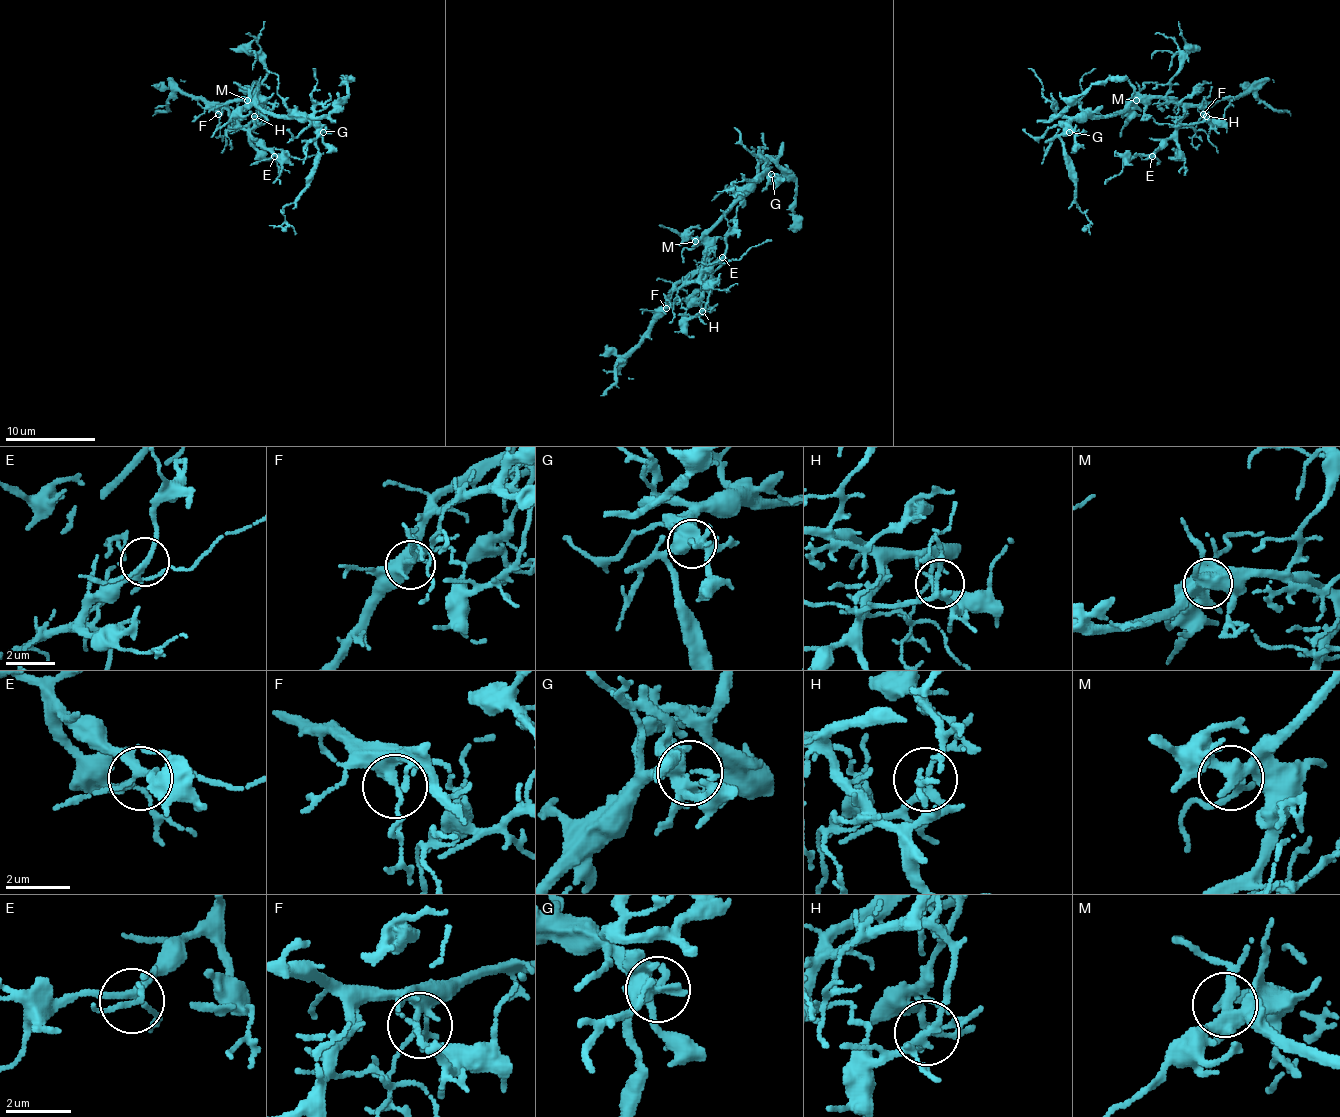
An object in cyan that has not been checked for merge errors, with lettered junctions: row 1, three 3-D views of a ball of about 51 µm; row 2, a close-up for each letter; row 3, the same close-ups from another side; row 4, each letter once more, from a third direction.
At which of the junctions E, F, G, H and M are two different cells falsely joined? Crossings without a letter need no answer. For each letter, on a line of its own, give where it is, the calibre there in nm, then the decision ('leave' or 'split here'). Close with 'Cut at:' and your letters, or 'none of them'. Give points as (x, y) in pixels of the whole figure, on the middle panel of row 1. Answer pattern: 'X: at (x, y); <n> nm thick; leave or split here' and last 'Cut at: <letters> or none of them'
E: at (722, 257); 200 nm thick; leave
F: at (666, 308); 260 nm thick; leave
G: at (771, 174); 440 nm thick; leave
H: at (702, 311); 180 nm thick; leave
M: at (695, 241); 360 nm thick; leave
Cut at: none of them

